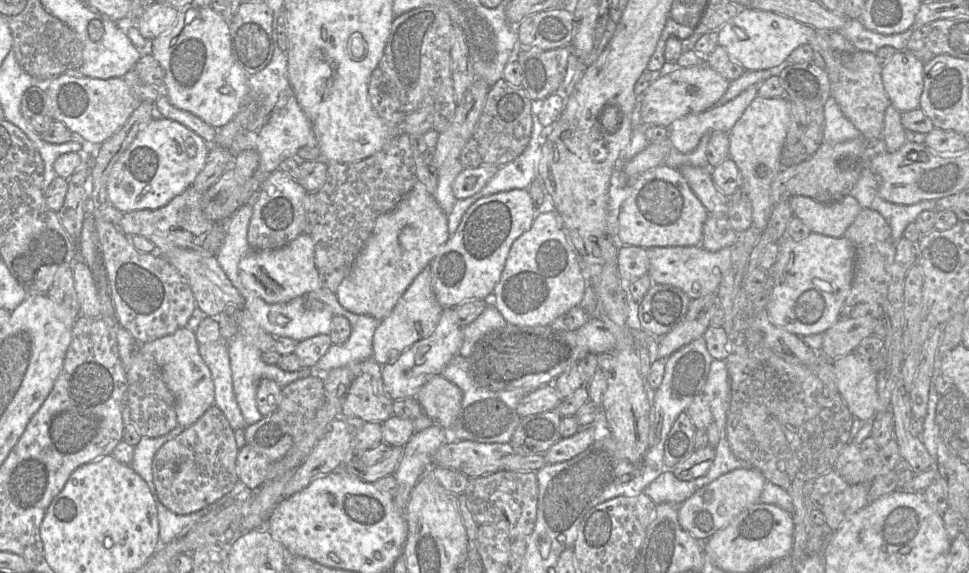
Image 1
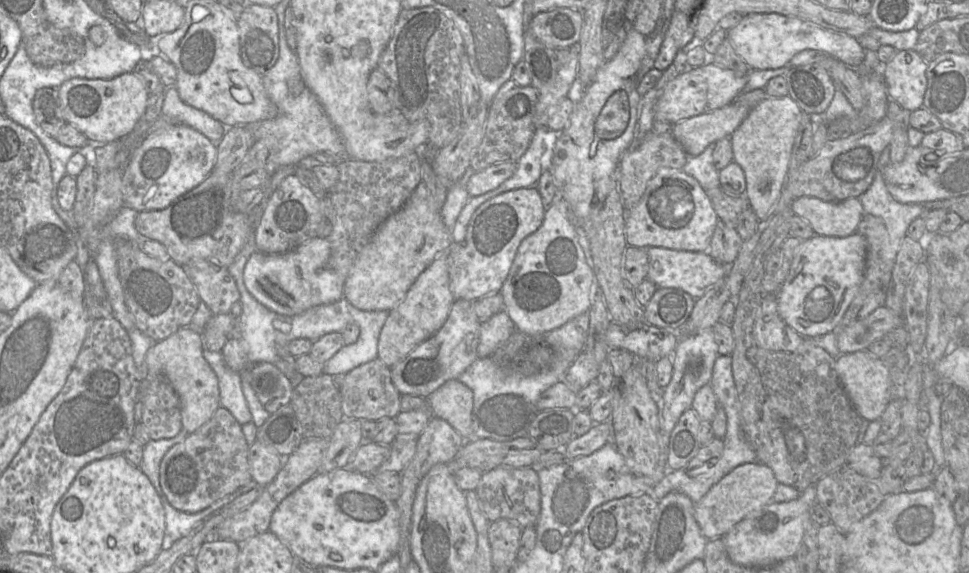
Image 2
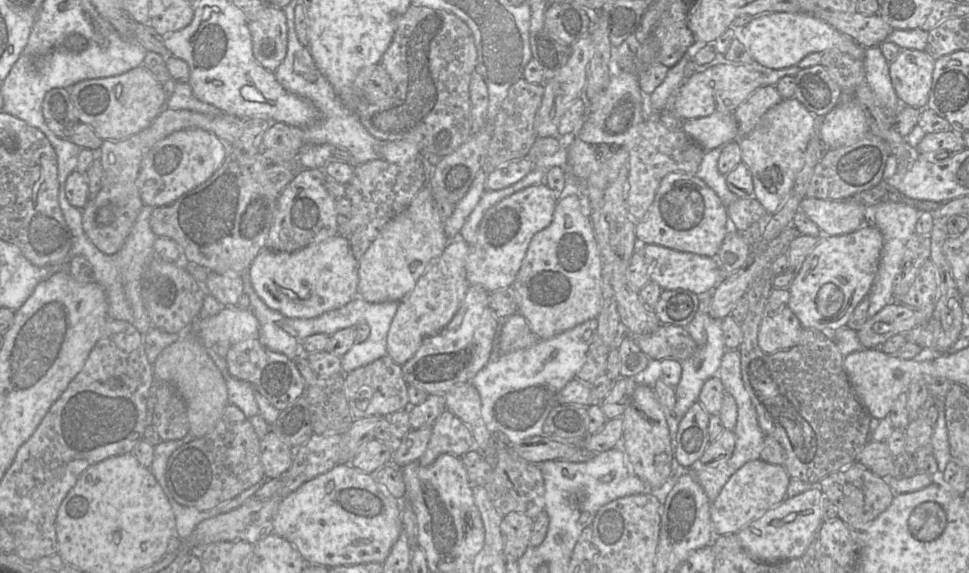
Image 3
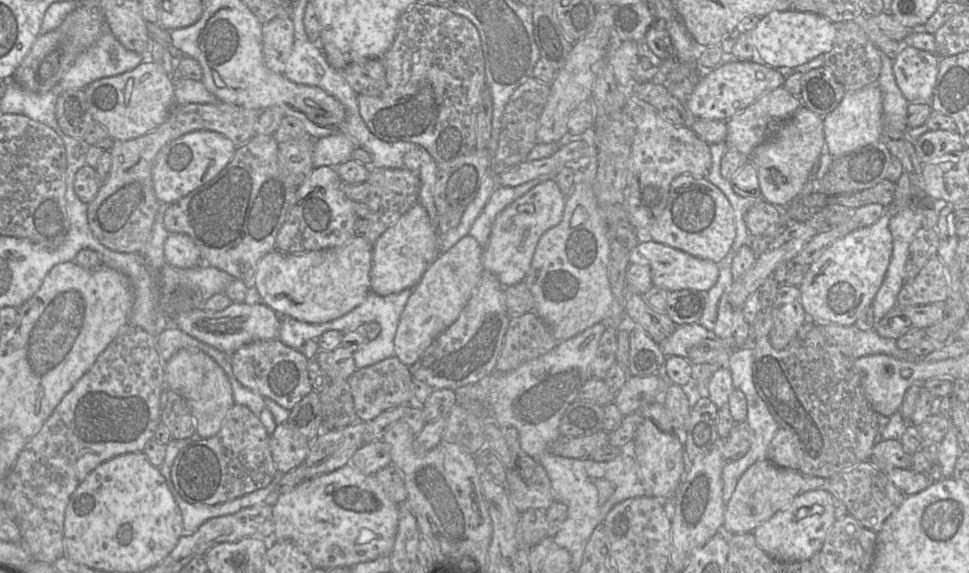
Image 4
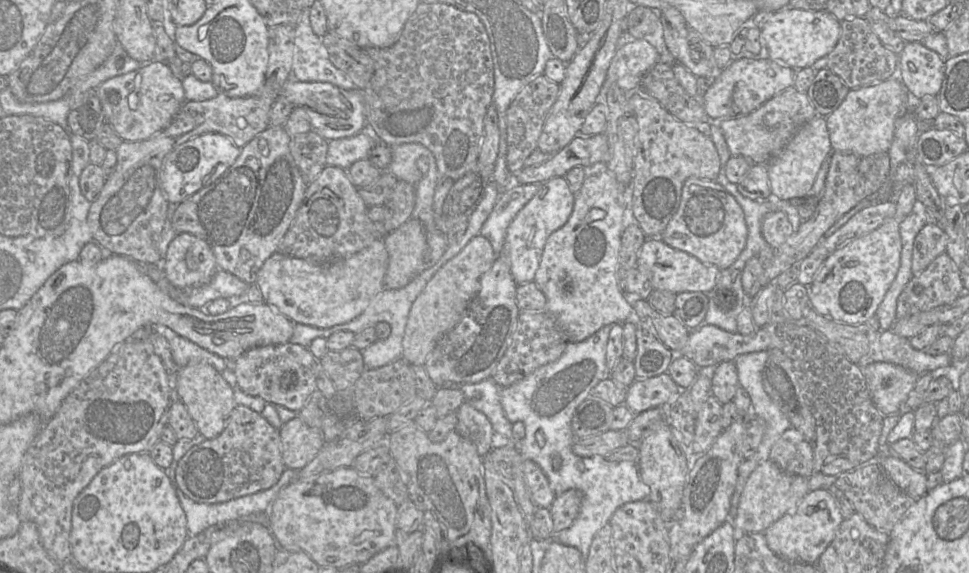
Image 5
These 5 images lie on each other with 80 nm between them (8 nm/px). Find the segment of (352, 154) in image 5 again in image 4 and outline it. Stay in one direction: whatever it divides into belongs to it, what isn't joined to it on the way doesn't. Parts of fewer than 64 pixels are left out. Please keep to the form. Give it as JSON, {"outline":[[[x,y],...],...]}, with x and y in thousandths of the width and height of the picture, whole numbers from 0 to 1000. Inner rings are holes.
{"outline":[[[354,232],[327,241],[322,271],[324,293],[331,290],[347,291],[358,283],[368,257],[369,253],[364,241]]]}

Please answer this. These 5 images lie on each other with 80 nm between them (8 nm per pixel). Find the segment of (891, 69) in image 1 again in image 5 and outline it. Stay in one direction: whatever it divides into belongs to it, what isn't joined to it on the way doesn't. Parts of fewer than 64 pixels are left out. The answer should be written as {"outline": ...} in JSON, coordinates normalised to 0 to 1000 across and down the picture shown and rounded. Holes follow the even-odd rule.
{"outline":[[[936,73],[928,94],[926,134],[942,173],[966,168],[975,136],[975,105],[951,73]]]}

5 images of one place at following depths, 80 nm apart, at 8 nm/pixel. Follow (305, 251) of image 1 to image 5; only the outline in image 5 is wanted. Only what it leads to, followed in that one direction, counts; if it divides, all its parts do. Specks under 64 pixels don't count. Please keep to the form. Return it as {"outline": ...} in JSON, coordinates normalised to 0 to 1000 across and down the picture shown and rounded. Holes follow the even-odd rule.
{"outline":[[[393,417],[362,447],[340,457],[317,454],[286,438],[271,459],[264,496],[272,527],[302,564],[341,572],[373,550],[384,522],[397,504],[400,457],[401,445]]]}

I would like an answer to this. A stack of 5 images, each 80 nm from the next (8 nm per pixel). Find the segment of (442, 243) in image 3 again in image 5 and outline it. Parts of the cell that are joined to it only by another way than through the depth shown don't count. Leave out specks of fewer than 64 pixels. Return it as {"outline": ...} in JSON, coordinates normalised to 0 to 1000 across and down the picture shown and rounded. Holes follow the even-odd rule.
{"outline":[[[421,382],[400,407],[395,422],[401,445],[397,504],[414,504],[439,471],[442,428],[439,400],[432,384]]]}

